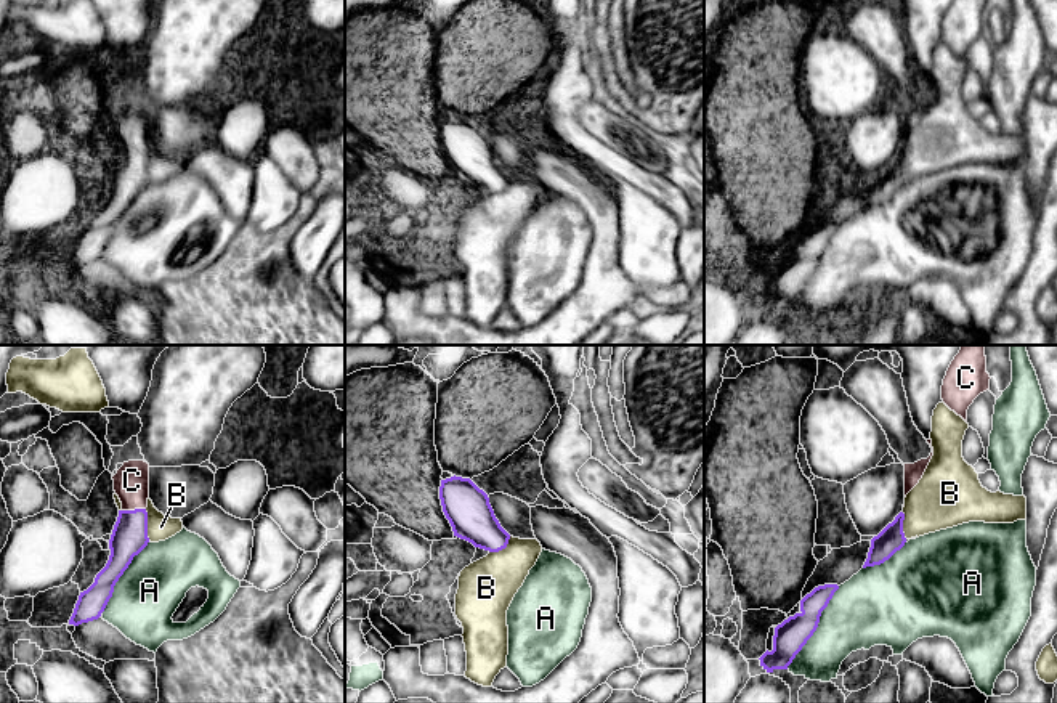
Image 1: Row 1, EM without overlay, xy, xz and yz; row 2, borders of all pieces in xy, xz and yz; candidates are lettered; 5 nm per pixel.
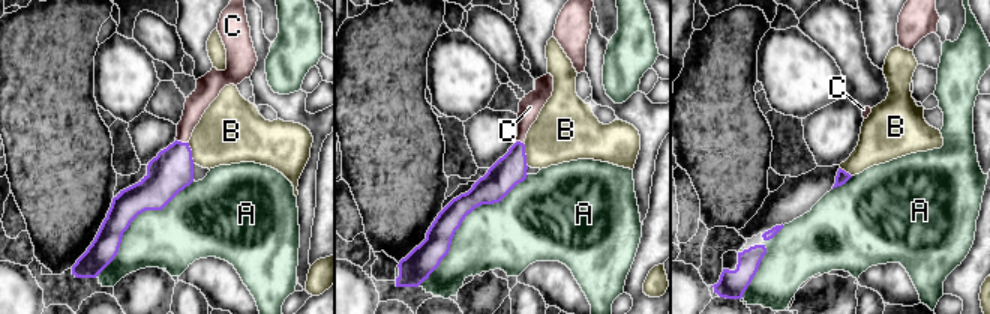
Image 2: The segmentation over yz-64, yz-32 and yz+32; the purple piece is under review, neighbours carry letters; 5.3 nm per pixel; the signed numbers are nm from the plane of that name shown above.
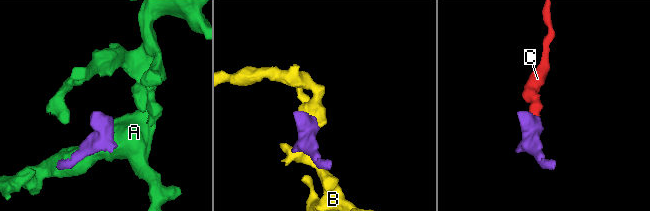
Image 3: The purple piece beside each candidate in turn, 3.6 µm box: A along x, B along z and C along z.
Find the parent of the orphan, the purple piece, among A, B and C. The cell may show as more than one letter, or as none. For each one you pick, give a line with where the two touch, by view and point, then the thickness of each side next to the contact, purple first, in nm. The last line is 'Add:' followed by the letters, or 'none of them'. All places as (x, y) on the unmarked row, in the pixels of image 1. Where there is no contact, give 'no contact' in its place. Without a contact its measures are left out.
C: xy (135, 150) | 180/180 nm
Add: C

